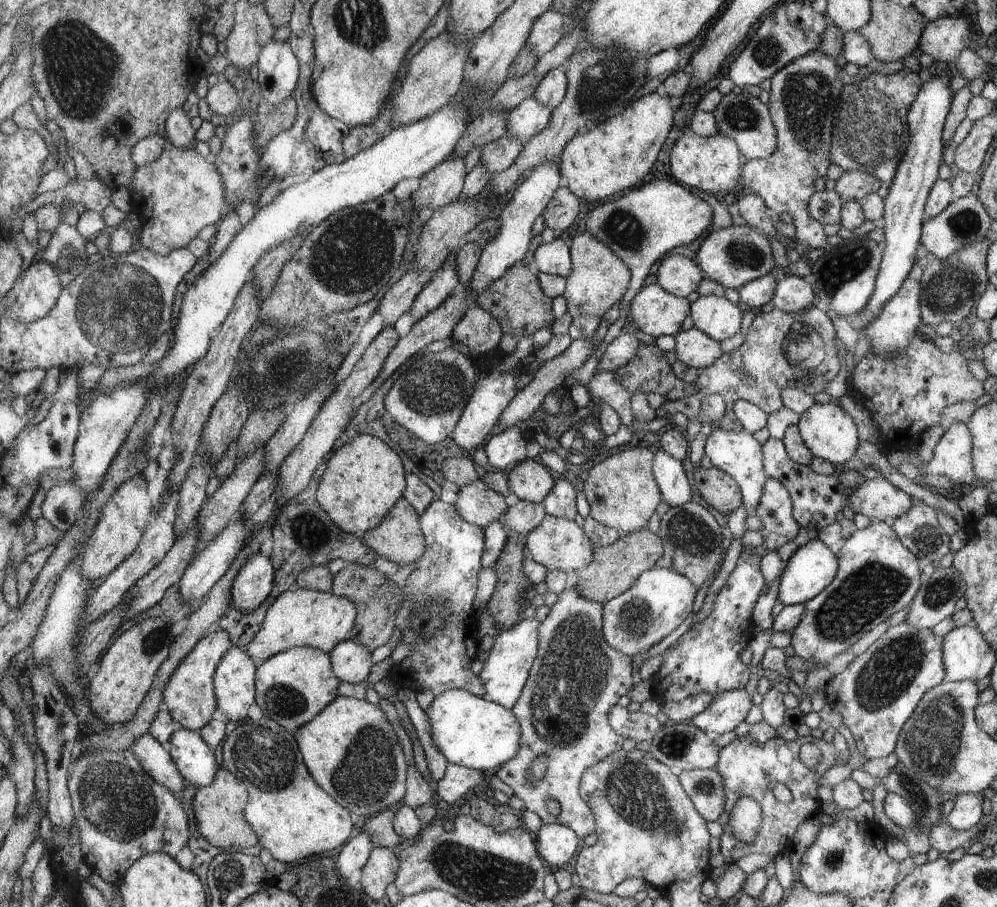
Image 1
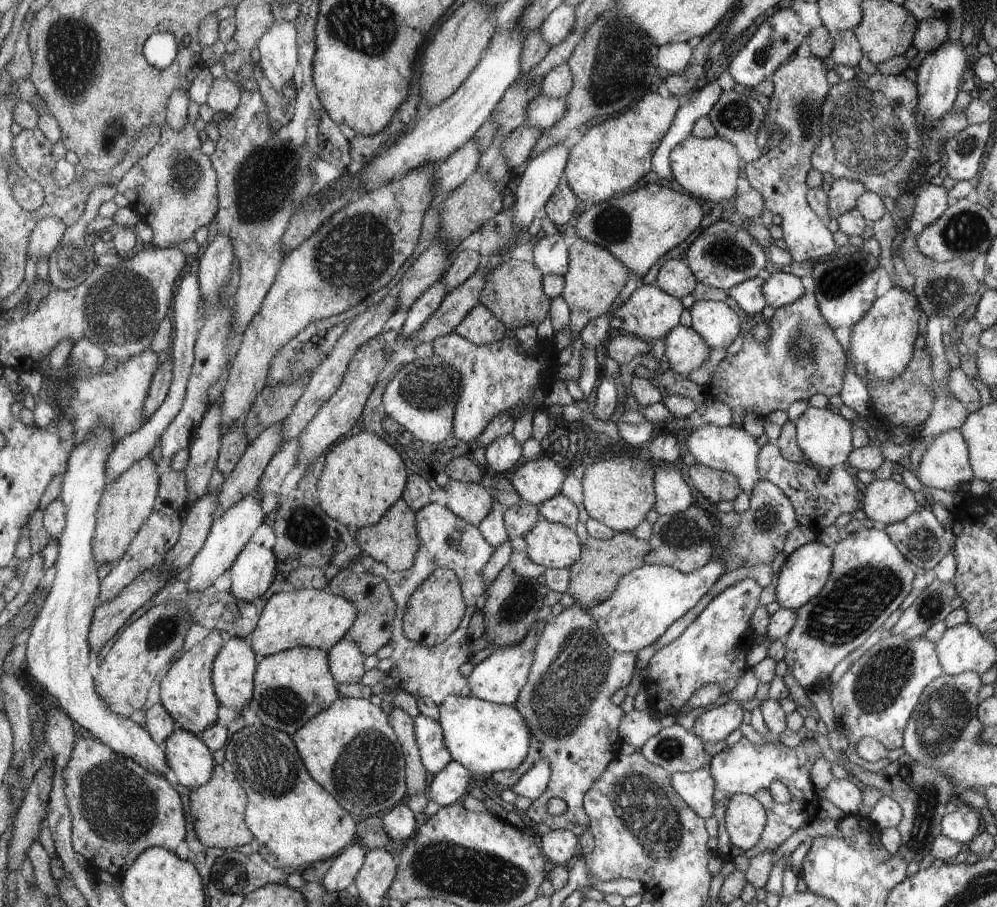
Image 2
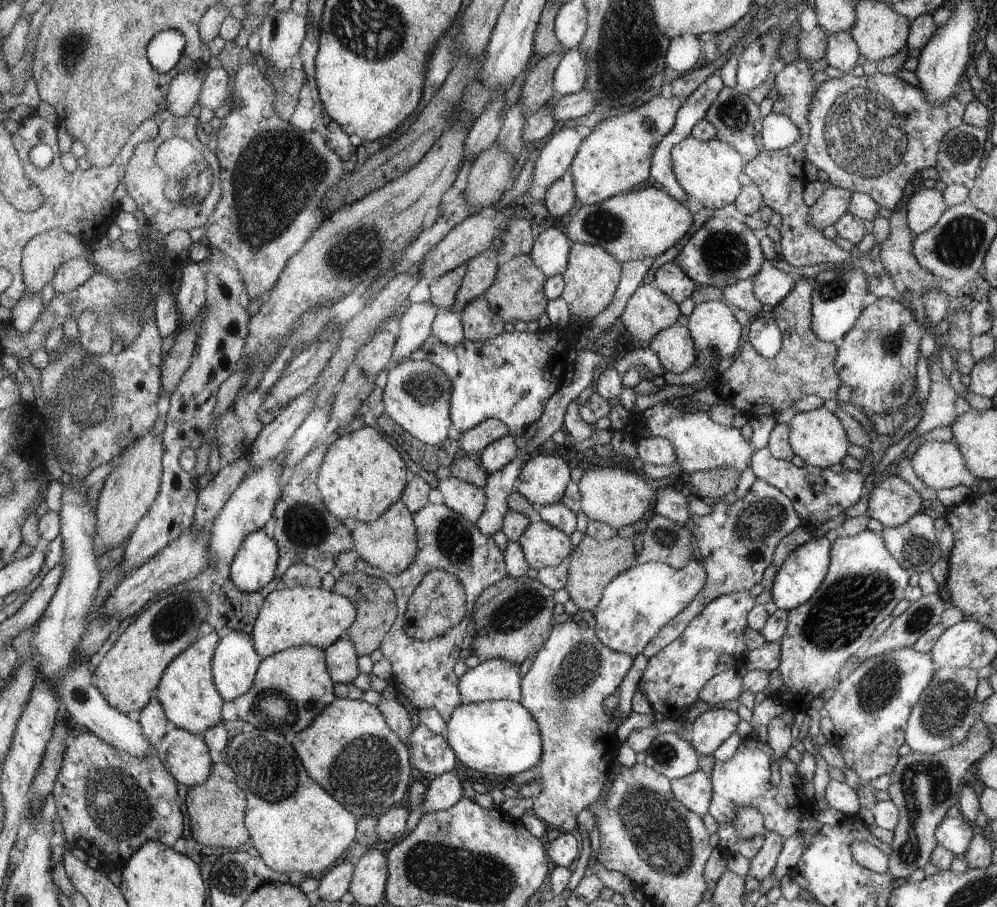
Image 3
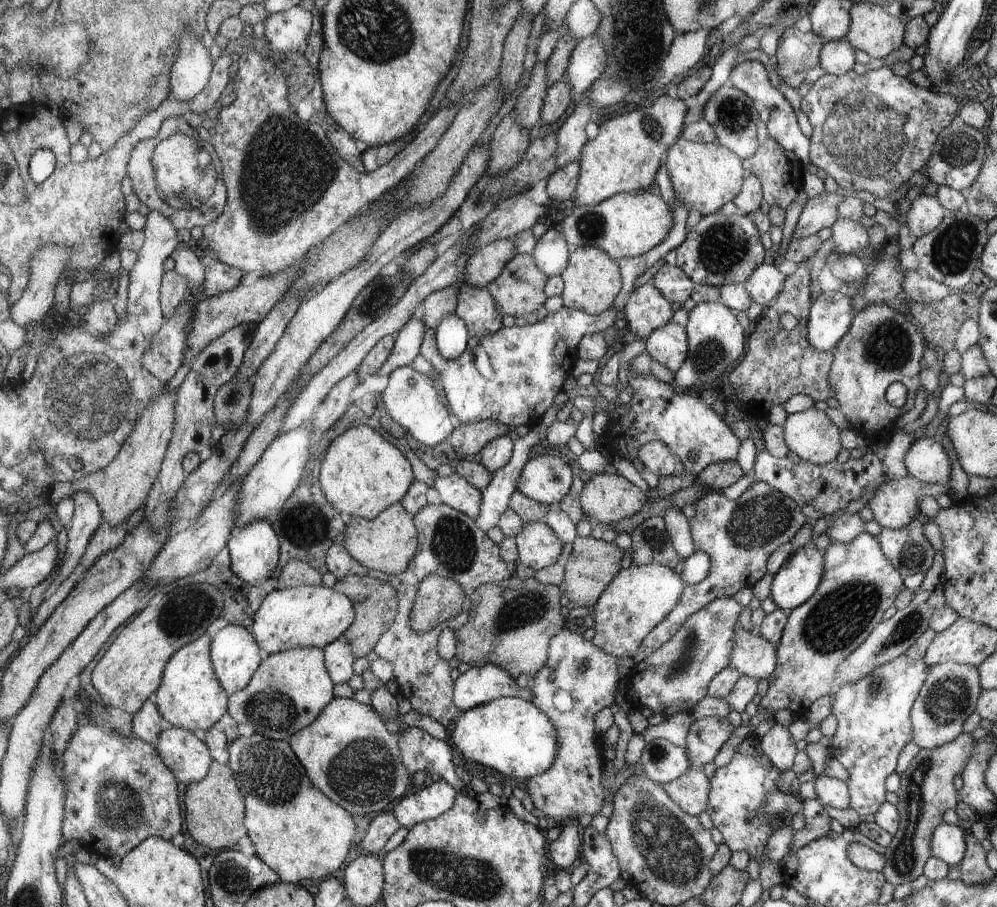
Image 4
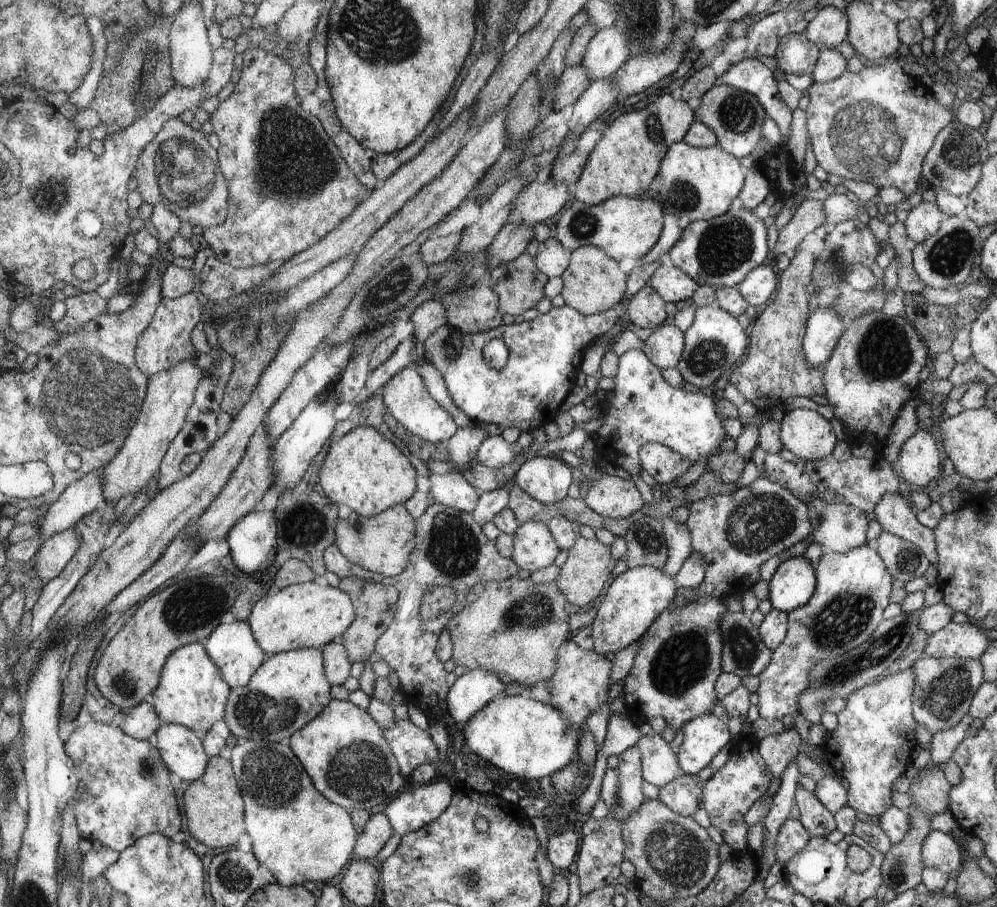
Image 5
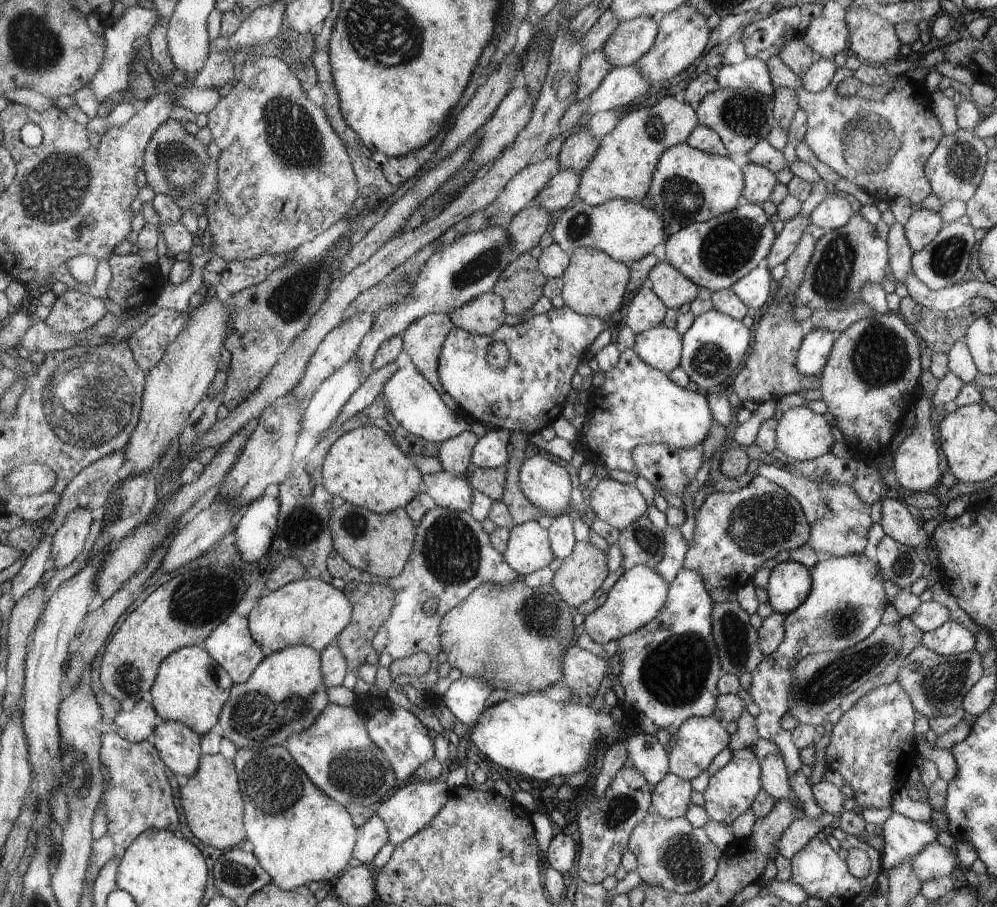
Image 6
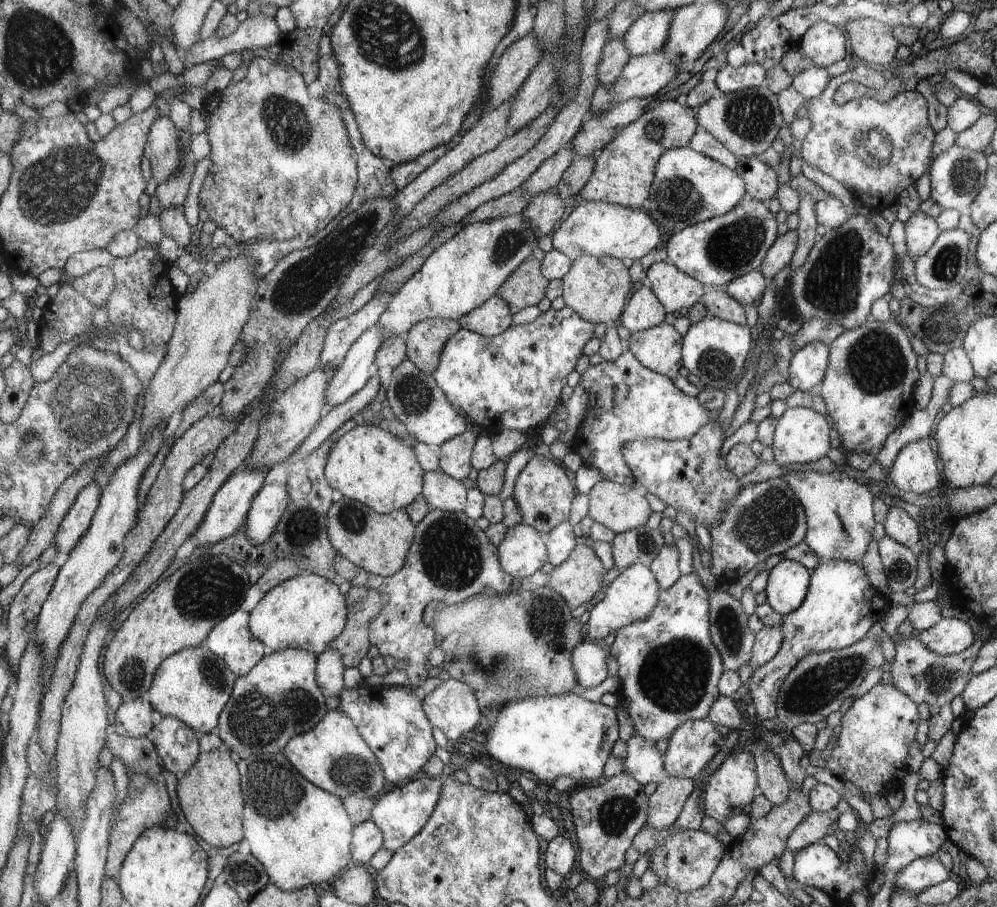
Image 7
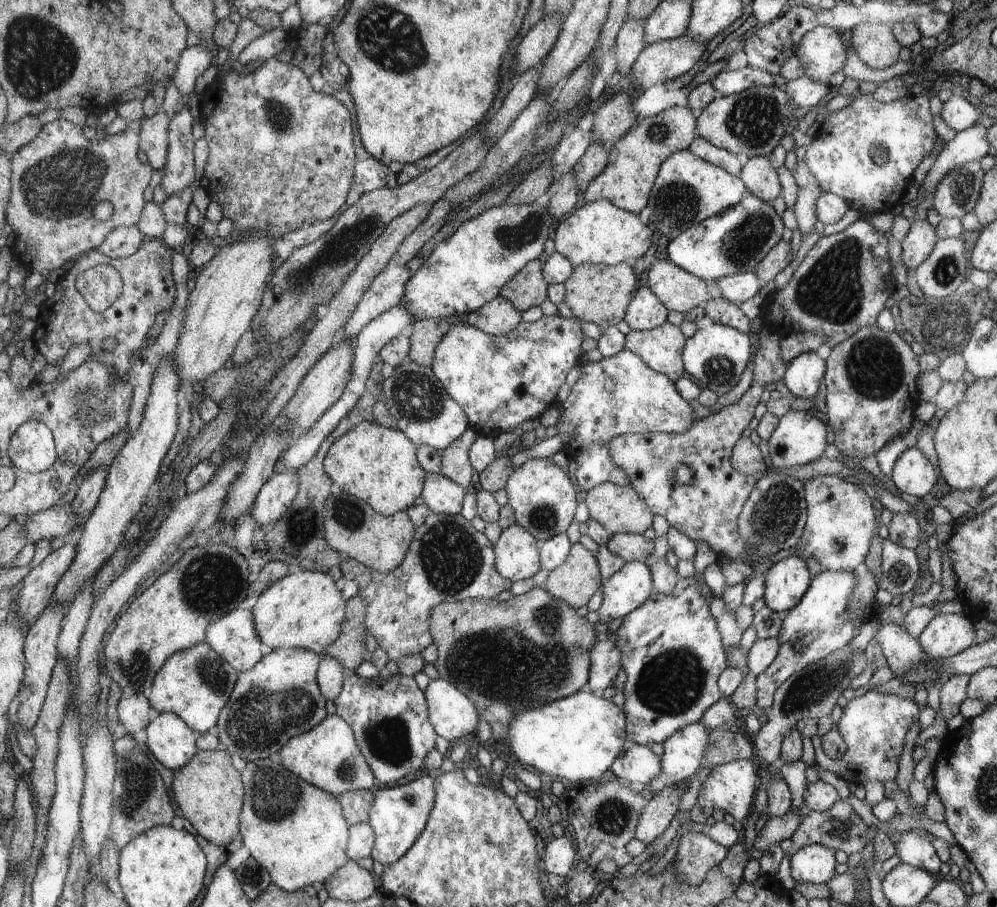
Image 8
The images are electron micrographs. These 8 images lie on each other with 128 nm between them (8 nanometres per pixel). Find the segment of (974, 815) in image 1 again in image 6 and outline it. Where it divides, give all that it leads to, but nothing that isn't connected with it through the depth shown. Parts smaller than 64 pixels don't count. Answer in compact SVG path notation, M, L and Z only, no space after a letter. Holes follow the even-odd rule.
M940 842L928 844L921 849L912 862L914 874L920 878L921 884L949 877L957 867L956 858L956 852L952 852L950 848L944 848Z

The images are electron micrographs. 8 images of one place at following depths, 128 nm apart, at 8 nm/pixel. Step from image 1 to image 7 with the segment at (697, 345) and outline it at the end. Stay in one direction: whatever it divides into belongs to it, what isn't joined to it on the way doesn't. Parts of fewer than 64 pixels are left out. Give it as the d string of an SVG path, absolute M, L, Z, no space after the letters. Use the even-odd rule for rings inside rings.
M664 322L648 330L632 333L626 349L634 353L648 369L672 381L684 372L683 337L676 332L674 325Z

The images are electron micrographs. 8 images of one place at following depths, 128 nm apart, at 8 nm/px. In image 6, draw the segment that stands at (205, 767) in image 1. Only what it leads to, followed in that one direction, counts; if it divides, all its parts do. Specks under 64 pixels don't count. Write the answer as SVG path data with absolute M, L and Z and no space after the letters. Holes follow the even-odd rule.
M175 721L160 724L154 734L154 746L159 749L168 770L175 776L195 776L199 771L198 764L202 763L200 736L194 734L194 730L186 724Z

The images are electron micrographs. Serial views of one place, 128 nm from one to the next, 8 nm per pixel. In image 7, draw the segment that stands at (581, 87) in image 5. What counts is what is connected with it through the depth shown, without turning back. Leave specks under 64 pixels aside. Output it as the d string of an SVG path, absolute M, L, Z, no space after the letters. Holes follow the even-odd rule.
M624 38L610 40L604 46L602 56L600 56L600 64L598 64L599 89L607 89L614 85L631 58L632 56L628 54L628 48L624 44Z

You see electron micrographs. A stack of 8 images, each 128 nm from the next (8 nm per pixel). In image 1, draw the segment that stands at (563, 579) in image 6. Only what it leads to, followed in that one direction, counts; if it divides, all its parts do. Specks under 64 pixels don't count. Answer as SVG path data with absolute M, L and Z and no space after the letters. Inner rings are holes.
M649 529L631 532L621 536L614 544L607 547L595 547L594 559L583 569L577 571L576 588L584 597L599 603L607 603L634 586L636 579L643 572L654 568L663 558L666 549L662 537Z

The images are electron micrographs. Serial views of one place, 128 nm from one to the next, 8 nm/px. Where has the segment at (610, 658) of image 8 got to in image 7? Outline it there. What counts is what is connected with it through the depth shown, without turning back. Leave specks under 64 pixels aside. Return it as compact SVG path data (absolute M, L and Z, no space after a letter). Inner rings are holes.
M584 640L575 648L573 661L579 676L578 686L586 690L599 686L608 676L606 664L606 650L598 646L599 642Z

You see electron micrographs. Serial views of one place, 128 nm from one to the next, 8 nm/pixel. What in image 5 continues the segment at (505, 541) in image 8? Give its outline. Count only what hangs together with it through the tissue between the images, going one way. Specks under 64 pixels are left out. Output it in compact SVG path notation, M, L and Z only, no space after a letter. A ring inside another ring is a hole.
M520 523L513 535L511 560L531 573L551 566L561 549L545 523Z

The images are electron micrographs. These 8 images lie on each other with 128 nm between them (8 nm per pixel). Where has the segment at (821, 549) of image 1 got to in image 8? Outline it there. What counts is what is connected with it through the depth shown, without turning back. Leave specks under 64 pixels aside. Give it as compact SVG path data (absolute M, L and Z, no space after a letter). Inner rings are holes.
M791 556L772 564L765 575L764 604L772 612L790 612L810 590L812 576L802 557Z

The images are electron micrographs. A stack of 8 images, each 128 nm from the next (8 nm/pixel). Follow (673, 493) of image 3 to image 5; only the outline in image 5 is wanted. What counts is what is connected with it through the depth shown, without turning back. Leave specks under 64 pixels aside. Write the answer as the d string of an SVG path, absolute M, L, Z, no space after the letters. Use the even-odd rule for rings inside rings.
M665 517L660 522L663 525L663 536L668 548L668 560L664 572L675 578L684 562L692 555L690 532L685 524L680 524L671 517Z

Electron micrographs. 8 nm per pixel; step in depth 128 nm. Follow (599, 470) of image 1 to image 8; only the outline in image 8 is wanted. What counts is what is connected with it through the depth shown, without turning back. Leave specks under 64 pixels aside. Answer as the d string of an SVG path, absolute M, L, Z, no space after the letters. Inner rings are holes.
M604 483L588 490L584 501L590 518L600 522L612 535L643 534L652 526L652 512L647 502L630 486Z

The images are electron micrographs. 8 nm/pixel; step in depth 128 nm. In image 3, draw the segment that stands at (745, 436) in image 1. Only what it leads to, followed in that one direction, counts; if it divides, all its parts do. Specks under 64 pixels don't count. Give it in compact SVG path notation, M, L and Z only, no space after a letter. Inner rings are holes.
M659 402L644 412L631 416L627 425L632 426L632 432L626 432L625 429L622 429L622 432L633 441L640 439L642 428L650 432L650 437L662 437L670 441L675 446L678 462L684 470L683 474L687 474L688 477L692 472L714 468L730 468L742 475L746 468L751 467L751 459L756 452L740 429L720 425L711 420L710 414L703 411L691 412L688 406L679 406L676 402Z

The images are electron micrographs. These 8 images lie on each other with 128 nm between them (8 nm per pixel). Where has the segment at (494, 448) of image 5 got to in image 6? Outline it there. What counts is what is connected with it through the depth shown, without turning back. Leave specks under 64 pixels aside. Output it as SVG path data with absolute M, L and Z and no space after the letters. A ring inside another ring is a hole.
M495 429L488 432L476 442L471 455L471 462L477 468L504 467L510 461L507 452L507 444L510 439L511 433L505 429Z

